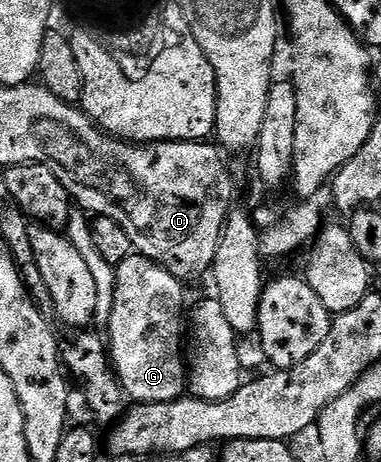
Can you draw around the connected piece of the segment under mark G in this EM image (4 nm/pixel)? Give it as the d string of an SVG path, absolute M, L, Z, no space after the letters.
M138 254L125 258L125 262L118 264L114 272L115 301L111 304L111 317L107 320L107 336L105 335L105 340L109 345L109 360L113 365L115 375L119 378L119 385L123 387L124 393L130 399L132 396L132 401L135 404L160 404L161 402L173 402L180 399L188 391L187 362L185 359L185 308L183 310L184 281L178 276L169 274L169 270L165 270L163 265L155 263L148 256L140 256Z

